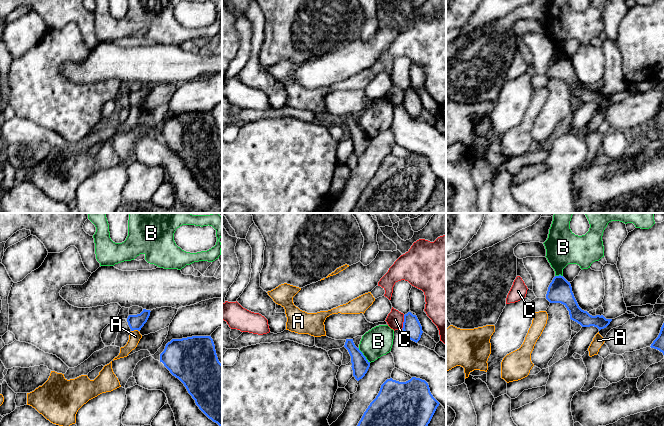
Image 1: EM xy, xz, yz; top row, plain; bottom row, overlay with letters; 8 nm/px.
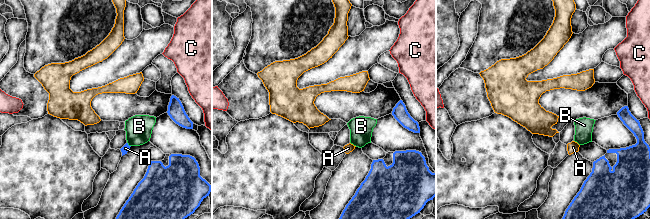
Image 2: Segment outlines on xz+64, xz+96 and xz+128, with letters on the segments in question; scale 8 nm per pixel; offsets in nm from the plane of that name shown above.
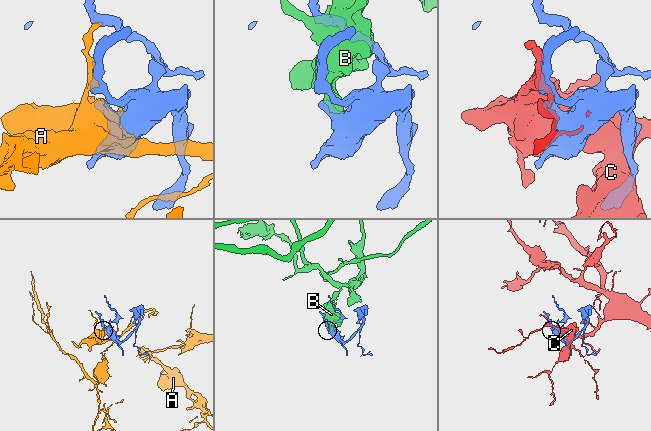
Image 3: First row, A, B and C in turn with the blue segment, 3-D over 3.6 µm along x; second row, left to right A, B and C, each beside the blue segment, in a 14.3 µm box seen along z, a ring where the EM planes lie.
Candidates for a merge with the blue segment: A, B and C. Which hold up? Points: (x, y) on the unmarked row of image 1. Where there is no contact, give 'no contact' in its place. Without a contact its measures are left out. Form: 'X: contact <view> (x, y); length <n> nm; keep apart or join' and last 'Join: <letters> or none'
A: contact xy (134, 105); length 60 nm; keep apart
B: contact xz (363, 131); length 160 nm; keep apart
C: contact xz (403, 98); length 110 nm; keep apart
Join: none

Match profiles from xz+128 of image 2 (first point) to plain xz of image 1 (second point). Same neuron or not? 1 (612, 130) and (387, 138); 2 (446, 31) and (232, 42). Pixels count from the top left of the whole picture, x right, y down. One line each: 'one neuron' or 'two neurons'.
1: two neurons
2: one neuron

